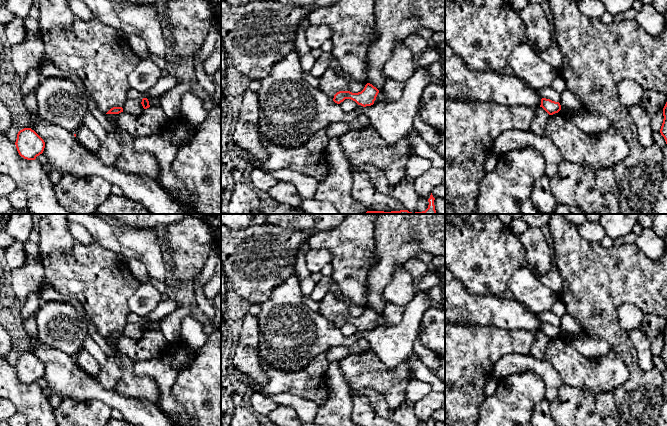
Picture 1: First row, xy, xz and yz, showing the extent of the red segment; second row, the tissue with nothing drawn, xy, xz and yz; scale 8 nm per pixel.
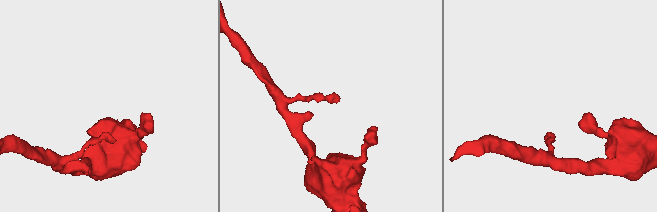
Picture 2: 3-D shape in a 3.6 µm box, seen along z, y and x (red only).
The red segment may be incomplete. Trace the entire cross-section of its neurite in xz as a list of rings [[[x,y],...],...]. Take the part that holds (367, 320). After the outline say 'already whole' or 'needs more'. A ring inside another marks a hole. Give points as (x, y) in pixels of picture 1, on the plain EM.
[[[367,307],[364,313],[358,317],[352,317],[350,315],[339,315],[334,319],[333,325],[340,328],[345,323],[351,323],[355,325],[358,329],[363,331],[371,330],[374,328],[379,314],[372,308]]]; already whole

